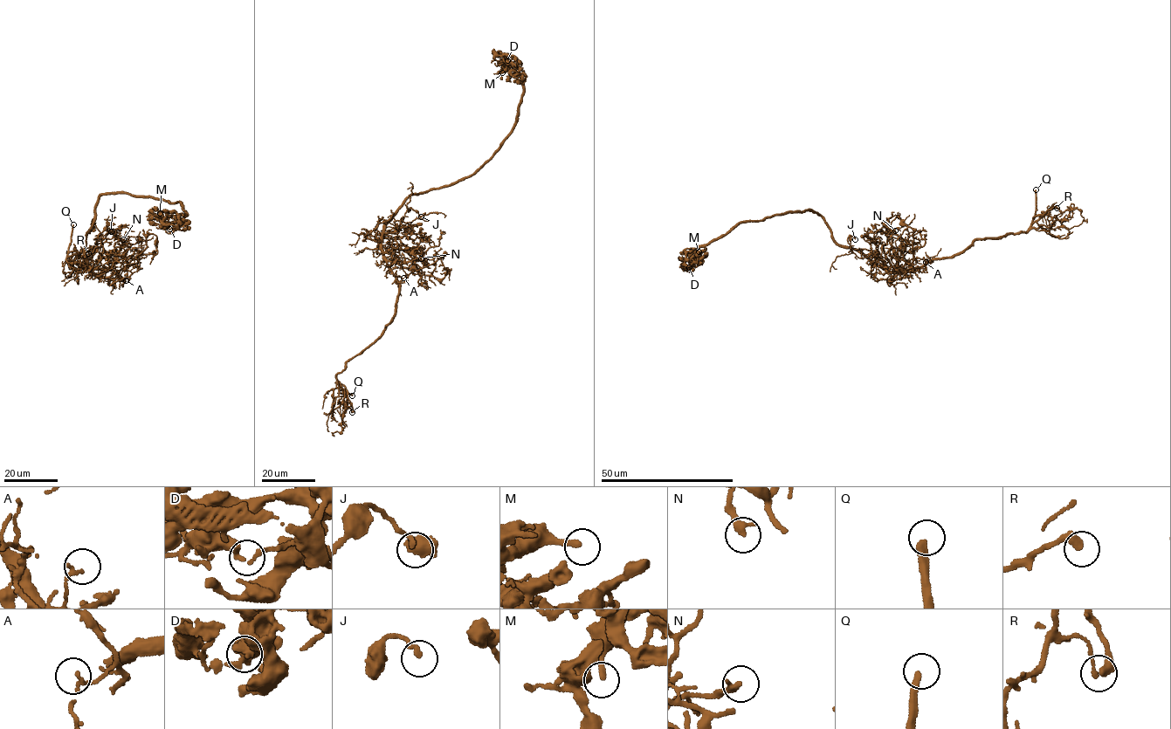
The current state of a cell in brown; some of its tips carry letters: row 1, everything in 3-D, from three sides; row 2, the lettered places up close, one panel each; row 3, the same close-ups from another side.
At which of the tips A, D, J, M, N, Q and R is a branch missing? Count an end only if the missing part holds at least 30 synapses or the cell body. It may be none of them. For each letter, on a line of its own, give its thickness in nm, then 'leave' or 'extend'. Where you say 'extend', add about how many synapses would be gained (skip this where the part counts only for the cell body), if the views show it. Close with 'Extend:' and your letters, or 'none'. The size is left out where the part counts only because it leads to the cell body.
A: 180 nm | leave
D: 320 nm | leave
J: 170 nm | leave
M: 240 nm | leave
N: 280 nm | extend | 35 syn
Q: 280 nm | extend
R: 360 nm | leave
Extend: N, Q

